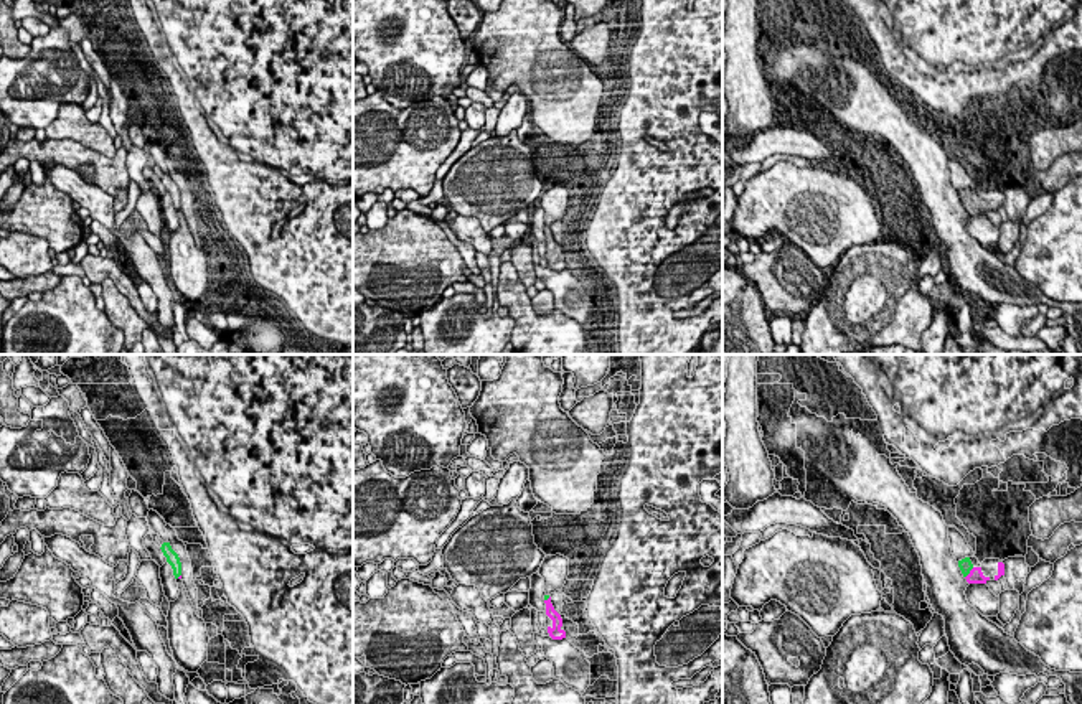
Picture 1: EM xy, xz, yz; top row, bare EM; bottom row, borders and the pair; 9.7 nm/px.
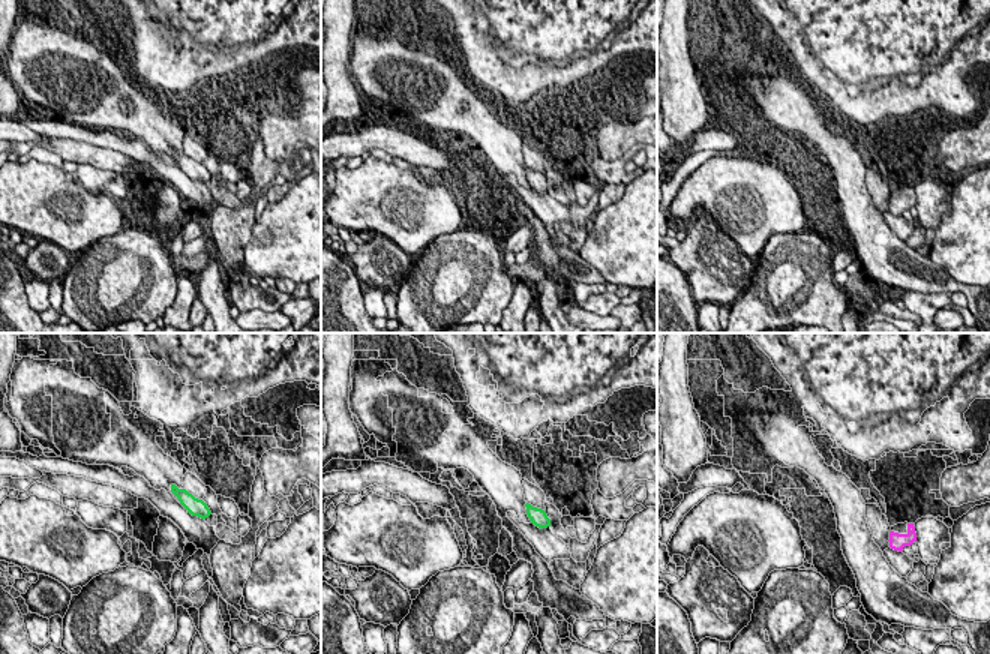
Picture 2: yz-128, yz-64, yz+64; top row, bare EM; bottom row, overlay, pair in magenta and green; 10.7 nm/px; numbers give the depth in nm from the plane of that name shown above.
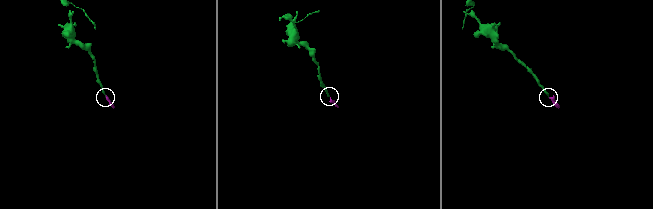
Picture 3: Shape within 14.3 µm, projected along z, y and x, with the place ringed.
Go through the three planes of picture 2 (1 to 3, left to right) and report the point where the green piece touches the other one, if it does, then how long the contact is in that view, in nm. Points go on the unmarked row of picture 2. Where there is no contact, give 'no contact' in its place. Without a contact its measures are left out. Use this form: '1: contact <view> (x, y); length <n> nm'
1: no contact
2: no contact
3: no contact

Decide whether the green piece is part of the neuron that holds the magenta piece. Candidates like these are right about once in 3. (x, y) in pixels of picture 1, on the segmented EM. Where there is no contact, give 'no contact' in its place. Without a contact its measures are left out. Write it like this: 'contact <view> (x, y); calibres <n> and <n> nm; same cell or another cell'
contact yz (970, 572); calibres 140 and 130 nm; same cell

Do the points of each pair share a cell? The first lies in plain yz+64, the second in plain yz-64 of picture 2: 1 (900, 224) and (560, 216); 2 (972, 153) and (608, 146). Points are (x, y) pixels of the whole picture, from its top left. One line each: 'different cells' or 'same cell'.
1: same cell
2: same cell

